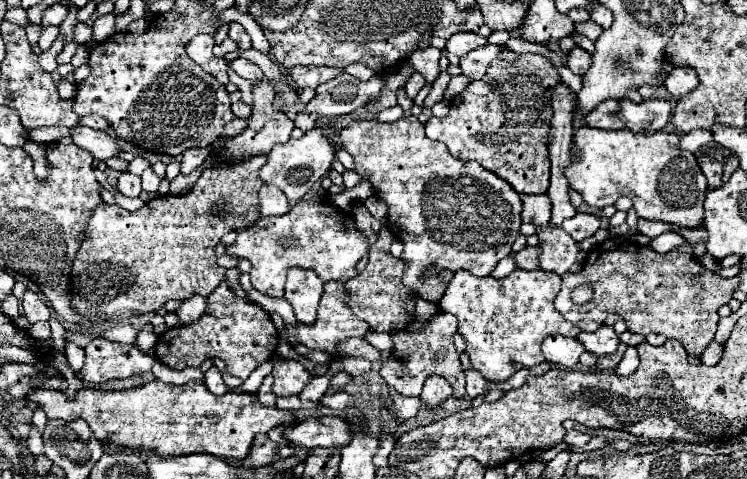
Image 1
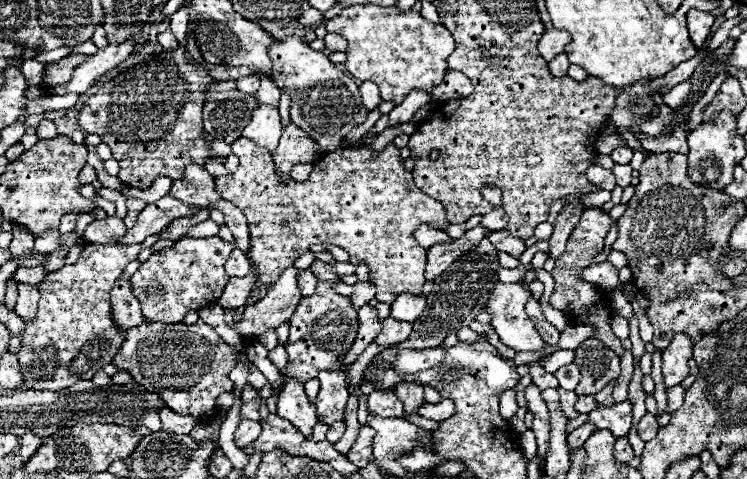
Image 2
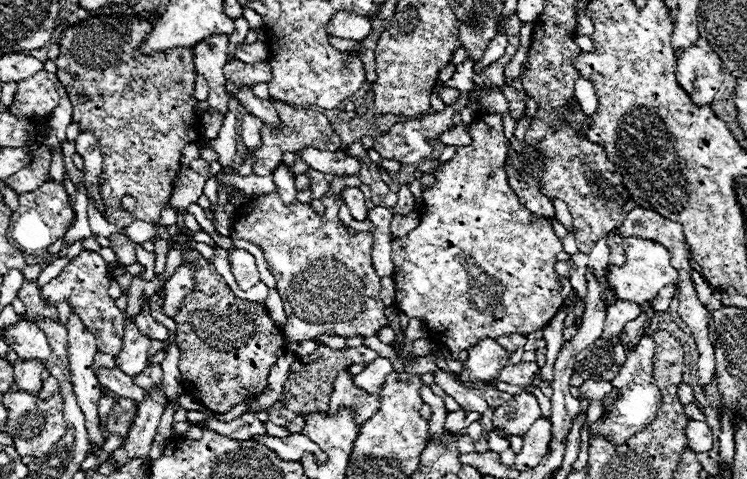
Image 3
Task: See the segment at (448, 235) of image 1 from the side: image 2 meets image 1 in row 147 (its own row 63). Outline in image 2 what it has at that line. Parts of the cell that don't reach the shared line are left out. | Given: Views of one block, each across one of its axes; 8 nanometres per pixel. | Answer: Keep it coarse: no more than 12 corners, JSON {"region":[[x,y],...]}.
{"region":[[354,4],[328,20],[346,70],[400,104],[456,48],[414,8]]}

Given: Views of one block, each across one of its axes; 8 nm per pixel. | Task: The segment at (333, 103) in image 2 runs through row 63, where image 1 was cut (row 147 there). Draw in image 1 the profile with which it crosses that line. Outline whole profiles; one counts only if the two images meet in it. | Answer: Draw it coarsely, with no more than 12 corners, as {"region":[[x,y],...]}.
{"region":[[332,124],[276,144],[258,176],[290,202],[328,174]]}

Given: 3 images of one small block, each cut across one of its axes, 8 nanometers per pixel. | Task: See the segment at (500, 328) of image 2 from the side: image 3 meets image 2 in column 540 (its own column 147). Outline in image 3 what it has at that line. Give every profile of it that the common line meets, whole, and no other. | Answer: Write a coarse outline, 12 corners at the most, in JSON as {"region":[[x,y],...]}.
{"region":[[126,320],[118,368],[130,378],[148,364],[150,338]]}

